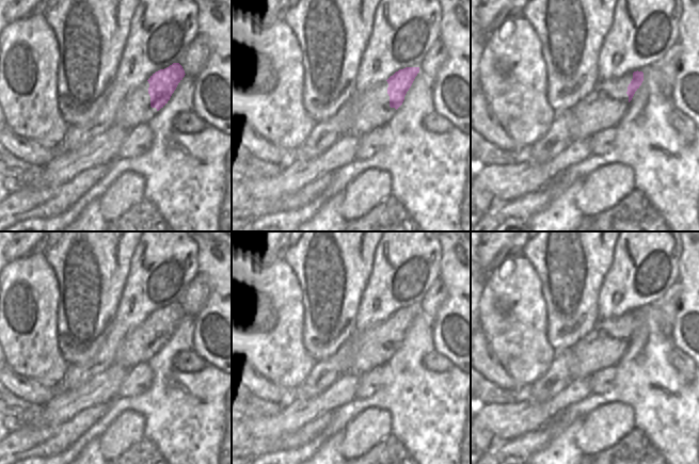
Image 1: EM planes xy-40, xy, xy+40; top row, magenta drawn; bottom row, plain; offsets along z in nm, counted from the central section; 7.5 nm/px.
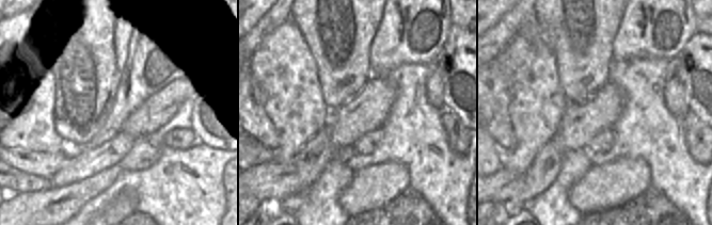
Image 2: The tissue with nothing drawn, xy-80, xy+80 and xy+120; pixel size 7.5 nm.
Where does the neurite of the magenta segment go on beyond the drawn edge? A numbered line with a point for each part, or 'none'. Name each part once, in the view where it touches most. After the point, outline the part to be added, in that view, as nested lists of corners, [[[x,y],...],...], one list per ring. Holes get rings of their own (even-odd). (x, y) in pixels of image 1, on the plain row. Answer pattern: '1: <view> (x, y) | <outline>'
1: xy-40 (136, 349) | [[[146,320],[127,334],[116,352],[114,364],[129,370],[139,364],[146,364],[155,355],[158,350],[150,346],[148,326]]]

